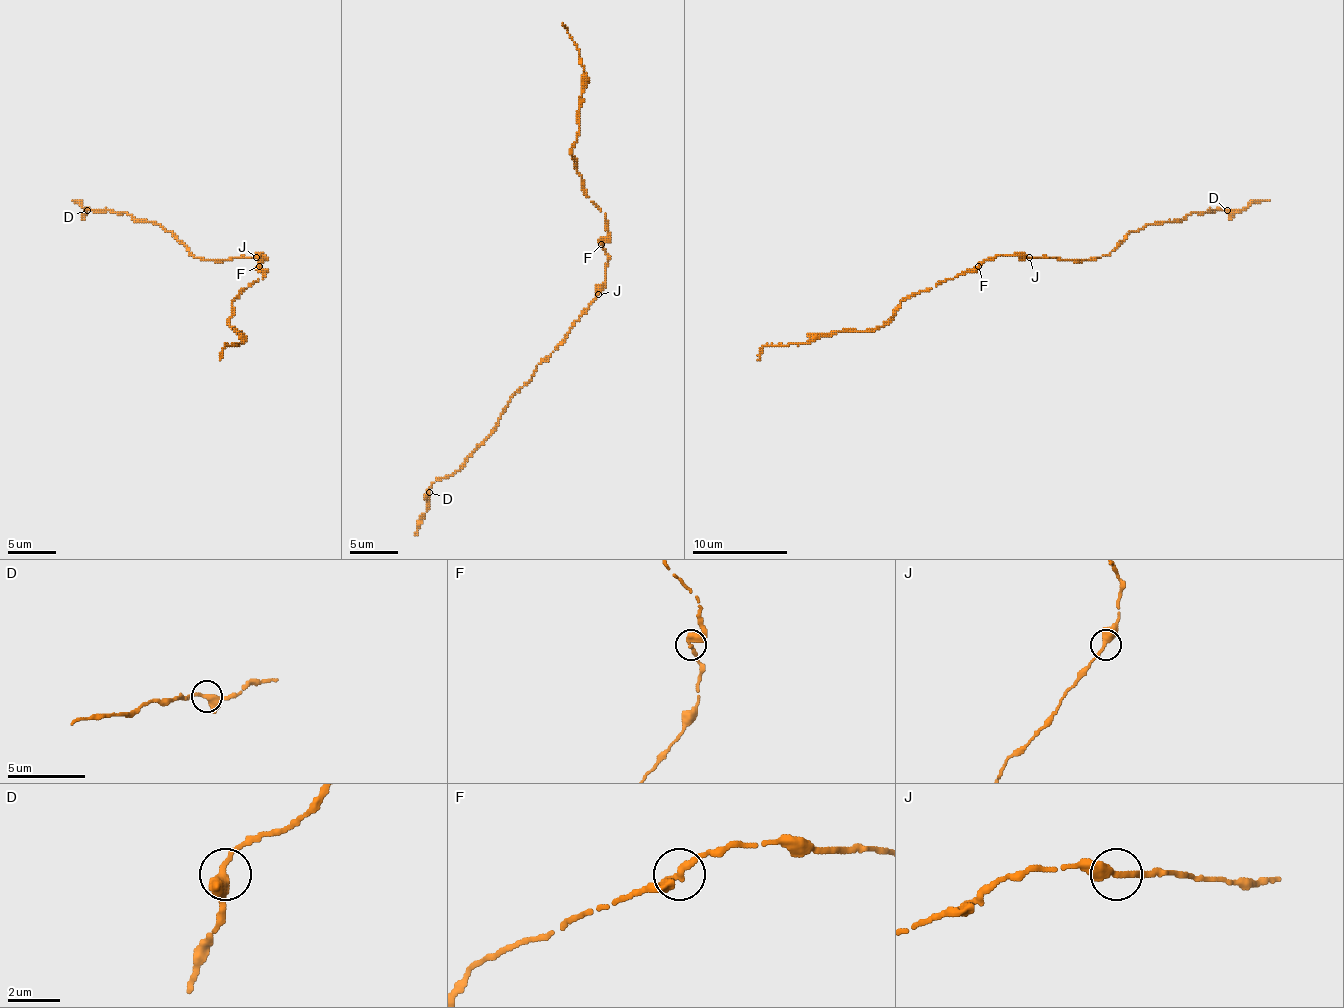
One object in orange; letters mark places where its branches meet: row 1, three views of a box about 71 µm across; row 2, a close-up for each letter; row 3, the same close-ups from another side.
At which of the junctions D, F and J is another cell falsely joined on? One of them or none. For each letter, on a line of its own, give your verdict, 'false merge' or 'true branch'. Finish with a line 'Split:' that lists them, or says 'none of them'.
D: true branch
F: true branch
J: true branch
Split: none of them

